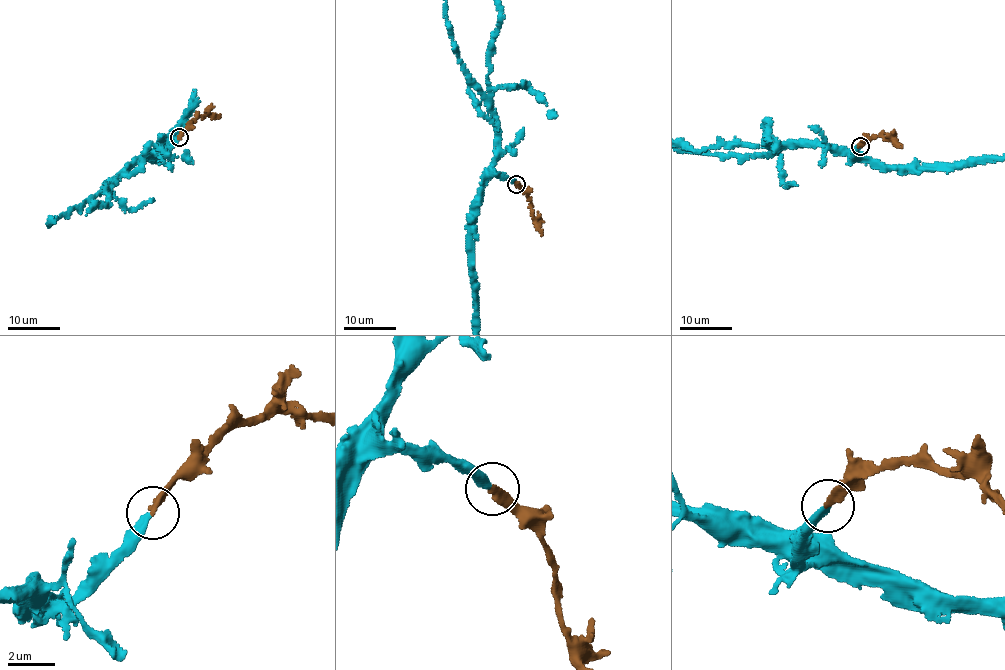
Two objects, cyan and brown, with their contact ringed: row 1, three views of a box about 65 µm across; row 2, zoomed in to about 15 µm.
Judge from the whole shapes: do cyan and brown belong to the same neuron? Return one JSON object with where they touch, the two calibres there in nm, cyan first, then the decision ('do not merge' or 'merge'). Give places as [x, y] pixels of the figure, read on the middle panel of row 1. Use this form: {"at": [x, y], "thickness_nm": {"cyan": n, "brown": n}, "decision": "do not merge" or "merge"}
{"at": [516, 184], "thickness_nm": {"cyan": 300, "brown": 320}, "decision": "merge"}

